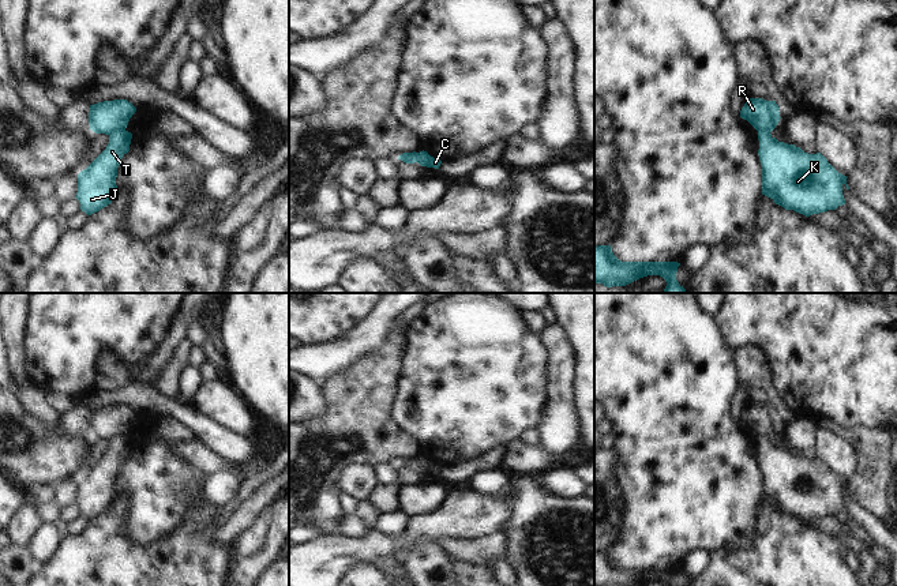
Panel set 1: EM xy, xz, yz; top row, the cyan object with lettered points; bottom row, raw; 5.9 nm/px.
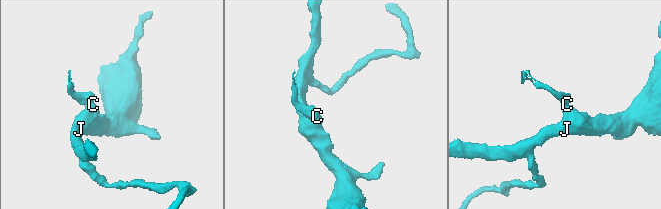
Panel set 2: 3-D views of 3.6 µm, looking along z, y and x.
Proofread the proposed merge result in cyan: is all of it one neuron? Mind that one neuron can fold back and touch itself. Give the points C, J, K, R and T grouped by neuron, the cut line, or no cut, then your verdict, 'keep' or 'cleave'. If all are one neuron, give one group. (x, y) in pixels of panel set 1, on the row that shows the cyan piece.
groups C J K T / R; cut xy (124, 130), (116, 130), (109, 135); cleave

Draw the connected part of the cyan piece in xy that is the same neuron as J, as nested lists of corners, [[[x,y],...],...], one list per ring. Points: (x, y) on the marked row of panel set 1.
[[[116,131],[109,135],[106,149],[78,174],[76,199],[80,210],[91,215],[112,203],[117,194],[117,168],[130,151],[132,134]]]

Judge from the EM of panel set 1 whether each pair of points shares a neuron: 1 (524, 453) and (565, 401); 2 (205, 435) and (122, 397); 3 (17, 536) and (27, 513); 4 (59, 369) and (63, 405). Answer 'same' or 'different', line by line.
1: different
2: same
3: same
4: different

